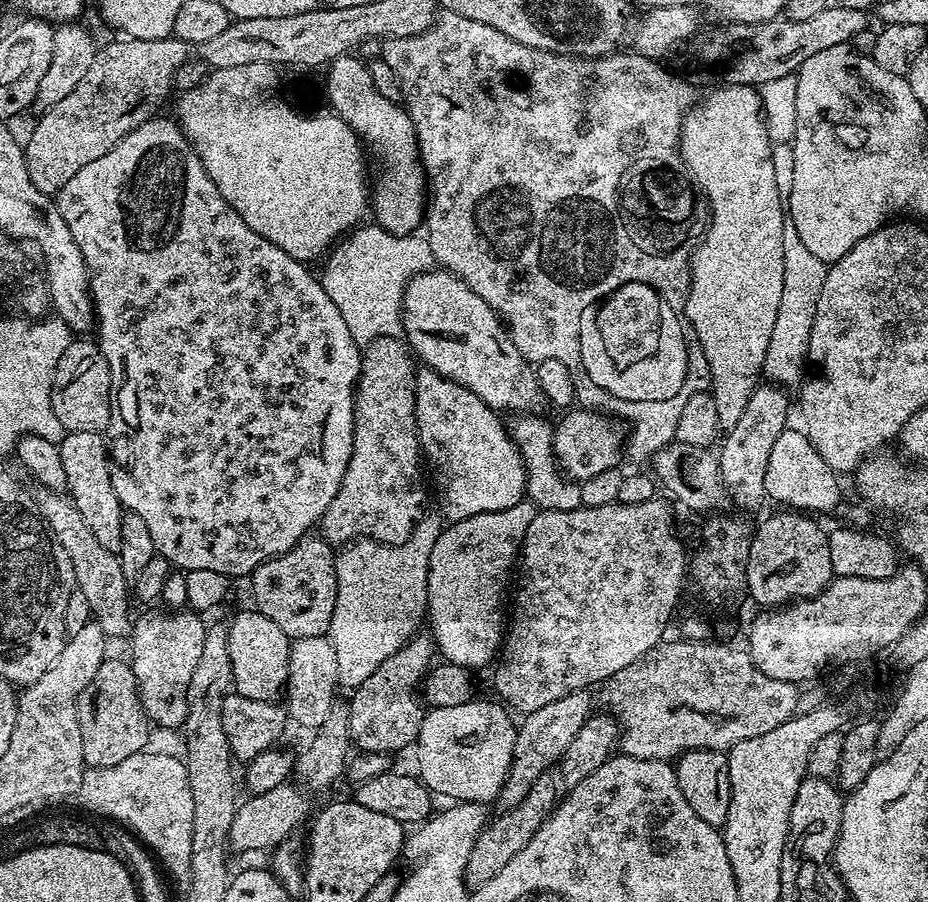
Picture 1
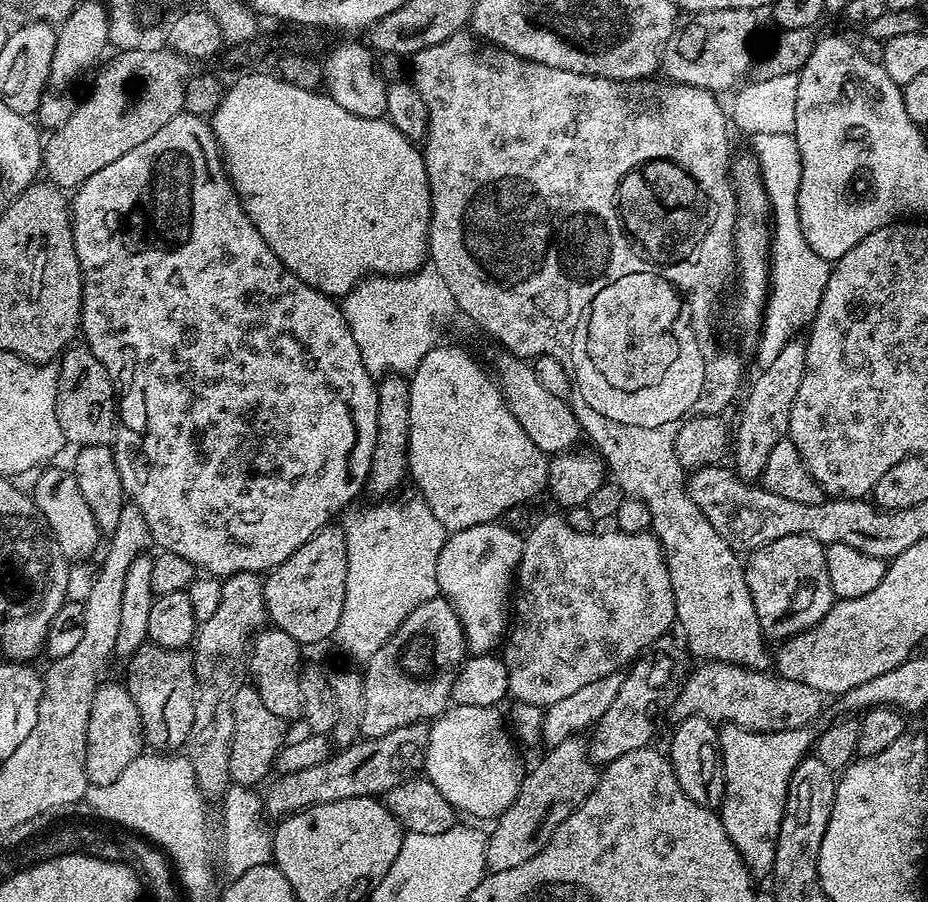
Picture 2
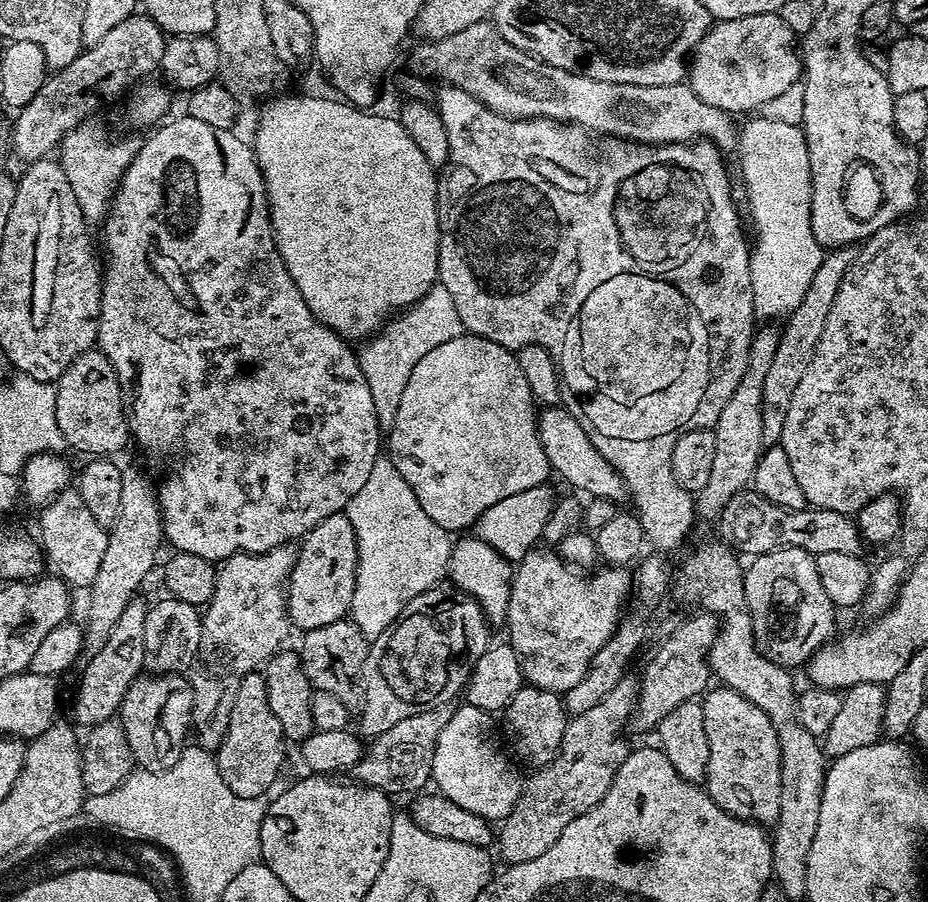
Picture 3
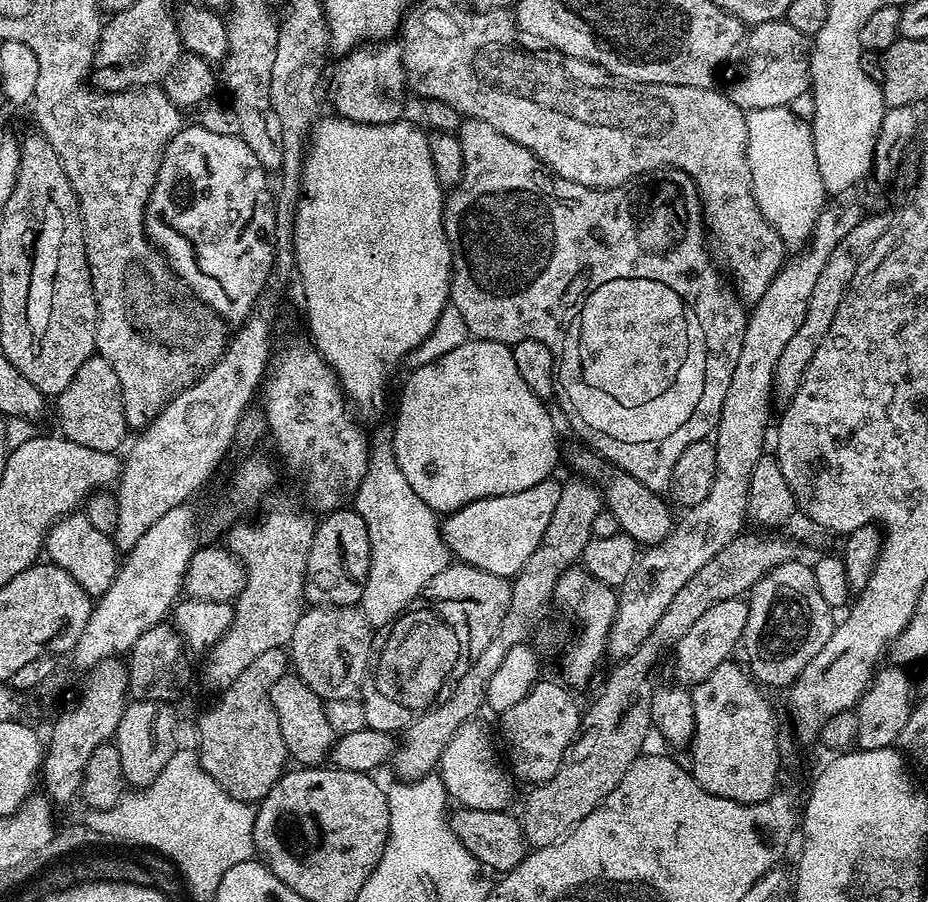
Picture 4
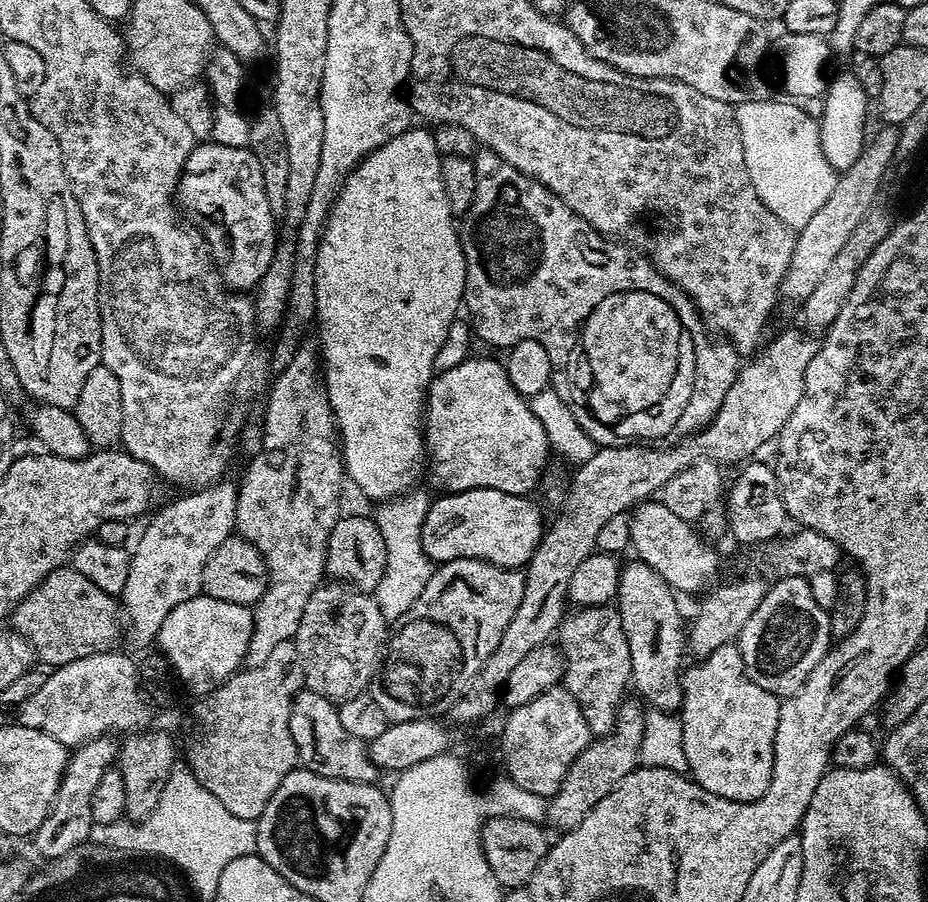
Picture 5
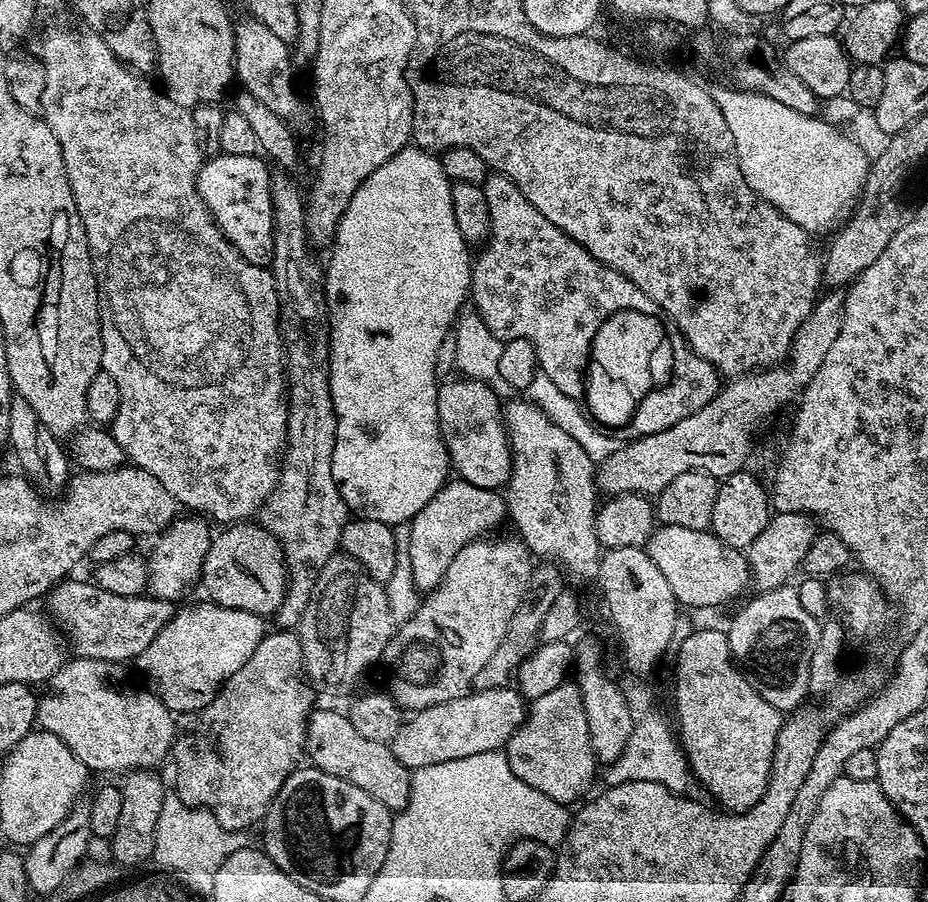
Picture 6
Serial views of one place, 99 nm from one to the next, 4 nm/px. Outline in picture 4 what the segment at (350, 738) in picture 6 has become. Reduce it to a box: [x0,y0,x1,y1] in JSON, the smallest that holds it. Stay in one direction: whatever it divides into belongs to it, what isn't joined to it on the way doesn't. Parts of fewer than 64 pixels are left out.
[270,674,334,766]

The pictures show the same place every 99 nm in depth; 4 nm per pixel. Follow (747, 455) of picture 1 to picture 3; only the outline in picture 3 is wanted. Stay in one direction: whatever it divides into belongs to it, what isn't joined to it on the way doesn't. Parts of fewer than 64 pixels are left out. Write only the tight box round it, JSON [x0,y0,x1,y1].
[762,246,857,445]

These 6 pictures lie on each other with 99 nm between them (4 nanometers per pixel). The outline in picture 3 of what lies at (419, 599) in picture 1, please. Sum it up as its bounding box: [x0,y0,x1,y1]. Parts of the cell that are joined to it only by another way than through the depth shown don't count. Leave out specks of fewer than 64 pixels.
[346,454,454,638]

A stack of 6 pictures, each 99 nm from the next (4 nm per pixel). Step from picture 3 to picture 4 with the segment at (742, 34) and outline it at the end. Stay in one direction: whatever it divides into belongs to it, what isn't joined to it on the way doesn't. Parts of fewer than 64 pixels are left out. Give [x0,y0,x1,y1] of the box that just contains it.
[726,19,812,109]

